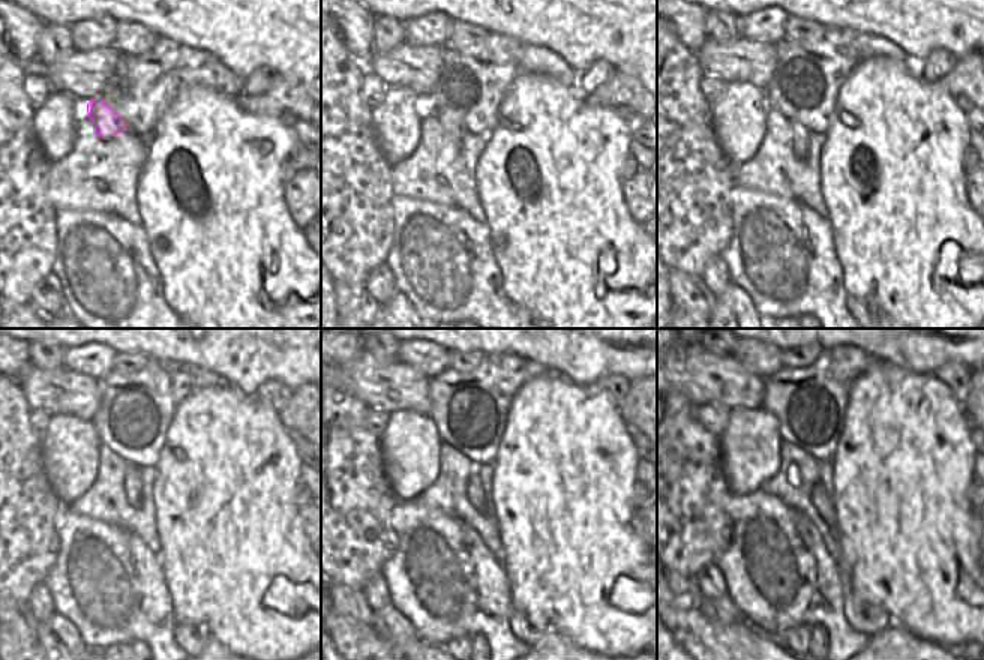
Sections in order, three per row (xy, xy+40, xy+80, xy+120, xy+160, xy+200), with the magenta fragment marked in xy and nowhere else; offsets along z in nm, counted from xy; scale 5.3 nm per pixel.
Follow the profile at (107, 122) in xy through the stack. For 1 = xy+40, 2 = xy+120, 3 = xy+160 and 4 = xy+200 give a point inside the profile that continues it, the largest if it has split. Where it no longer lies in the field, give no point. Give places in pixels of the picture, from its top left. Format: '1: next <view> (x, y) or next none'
1: next xy+40 (449, 119)
2: next xy+120 (132, 482)
3: next xy+160 (476, 495)
4: next xy+200 (819, 498)

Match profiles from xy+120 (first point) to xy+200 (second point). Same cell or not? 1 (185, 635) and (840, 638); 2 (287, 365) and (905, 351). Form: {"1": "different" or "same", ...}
{"1": "different", "2": "same"}

